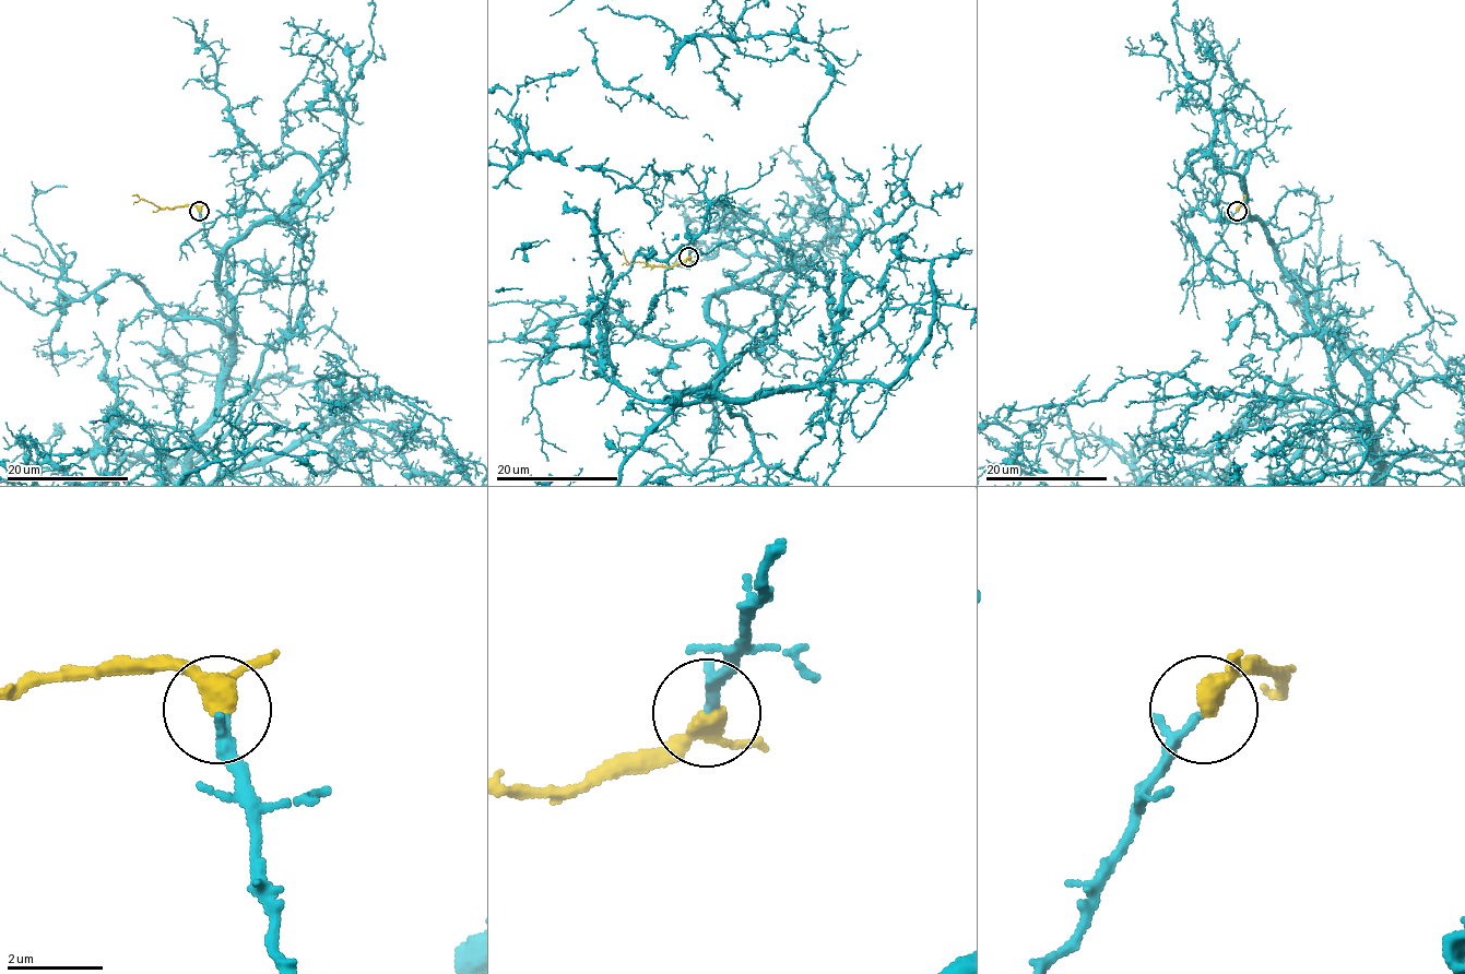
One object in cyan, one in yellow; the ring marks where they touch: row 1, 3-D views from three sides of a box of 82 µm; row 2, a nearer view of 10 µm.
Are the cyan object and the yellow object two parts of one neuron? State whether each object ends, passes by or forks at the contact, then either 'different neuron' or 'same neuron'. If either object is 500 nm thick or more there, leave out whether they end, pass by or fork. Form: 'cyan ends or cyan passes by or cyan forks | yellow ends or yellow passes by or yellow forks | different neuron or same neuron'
cyan passes by | yellow passes by | same neuron

